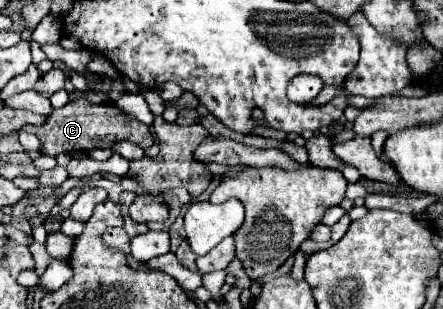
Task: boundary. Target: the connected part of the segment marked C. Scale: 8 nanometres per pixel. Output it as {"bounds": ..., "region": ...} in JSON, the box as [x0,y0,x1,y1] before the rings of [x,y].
{"bounds":[23,97,153,157],"region":[[[87,97],[69,101],[65,107],[55,109],[43,125],[25,125],[23,131],[33,133],[41,141],[41,153],[57,157],[59,153],[71,151],[91,151],[91,149],[109,149],[117,141],[133,141],[141,149],[153,145],[153,135],[147,125],[123,113],[115,103],[91,103]]]}

